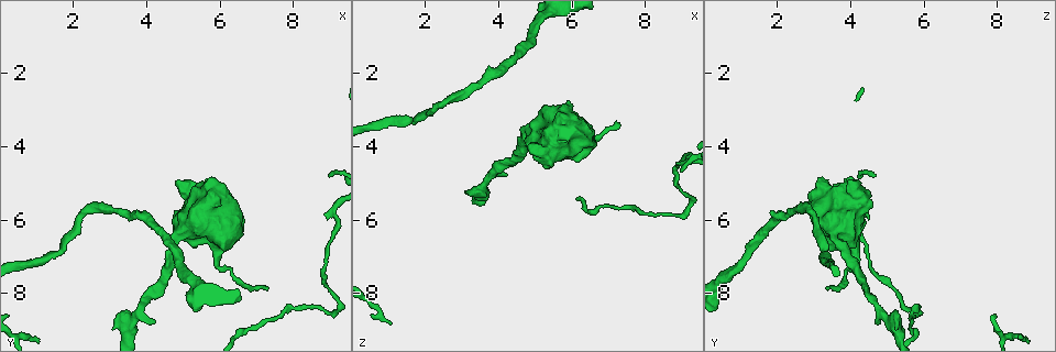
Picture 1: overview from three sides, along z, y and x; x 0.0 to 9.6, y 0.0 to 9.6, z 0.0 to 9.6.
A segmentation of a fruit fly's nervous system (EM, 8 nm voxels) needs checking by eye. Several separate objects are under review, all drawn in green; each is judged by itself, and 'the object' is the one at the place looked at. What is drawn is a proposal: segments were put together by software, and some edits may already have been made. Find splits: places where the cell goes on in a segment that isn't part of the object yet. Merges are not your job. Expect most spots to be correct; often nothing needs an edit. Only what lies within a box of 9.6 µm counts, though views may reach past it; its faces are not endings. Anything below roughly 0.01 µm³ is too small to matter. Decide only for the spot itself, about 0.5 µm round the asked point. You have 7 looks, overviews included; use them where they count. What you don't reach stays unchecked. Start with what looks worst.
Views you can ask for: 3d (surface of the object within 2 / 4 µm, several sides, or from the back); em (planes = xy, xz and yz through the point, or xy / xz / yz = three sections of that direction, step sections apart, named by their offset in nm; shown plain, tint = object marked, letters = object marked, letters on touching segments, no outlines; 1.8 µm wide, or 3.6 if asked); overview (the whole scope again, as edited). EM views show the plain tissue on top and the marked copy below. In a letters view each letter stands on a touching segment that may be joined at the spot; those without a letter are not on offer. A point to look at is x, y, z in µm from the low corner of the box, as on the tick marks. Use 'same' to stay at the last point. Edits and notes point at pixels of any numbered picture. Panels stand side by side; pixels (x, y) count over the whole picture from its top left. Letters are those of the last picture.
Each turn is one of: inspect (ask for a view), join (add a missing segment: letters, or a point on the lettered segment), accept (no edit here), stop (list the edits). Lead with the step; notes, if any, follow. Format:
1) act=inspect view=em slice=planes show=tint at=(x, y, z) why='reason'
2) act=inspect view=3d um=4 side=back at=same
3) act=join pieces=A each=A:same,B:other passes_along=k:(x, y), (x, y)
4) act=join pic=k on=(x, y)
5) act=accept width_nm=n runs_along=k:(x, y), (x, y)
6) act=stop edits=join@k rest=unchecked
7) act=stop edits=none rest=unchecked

act=inspect view=3d um=2 at=(7.35, 7.85, 3.35) why='tapers out'

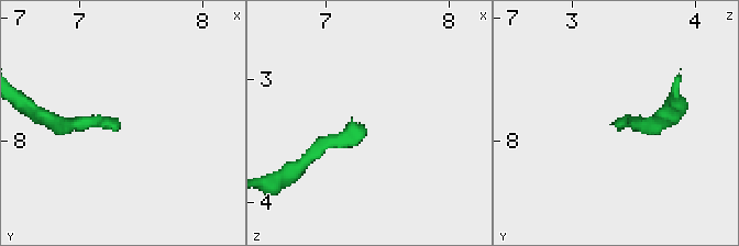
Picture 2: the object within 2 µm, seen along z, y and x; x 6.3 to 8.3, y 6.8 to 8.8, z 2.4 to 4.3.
act=inspect view=em slice=xz step=4 show=letters at=(7.32, 7.90, 3.40)

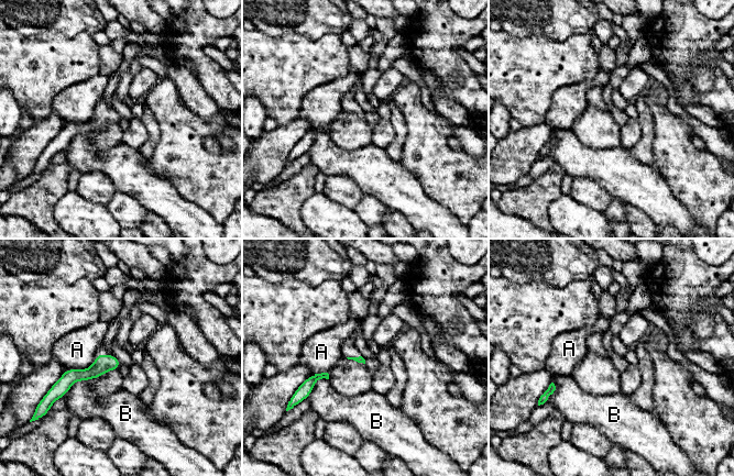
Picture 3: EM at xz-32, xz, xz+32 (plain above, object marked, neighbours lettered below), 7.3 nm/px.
act=accept each=A:other,B:other runs_along=3:(117, 363), (73, 375), (58, 387) found='no lettered segment goes on from it'

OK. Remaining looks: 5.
act=inspect view=3d um=4 at=(4.90, 5.00, 3.95) why='free end'

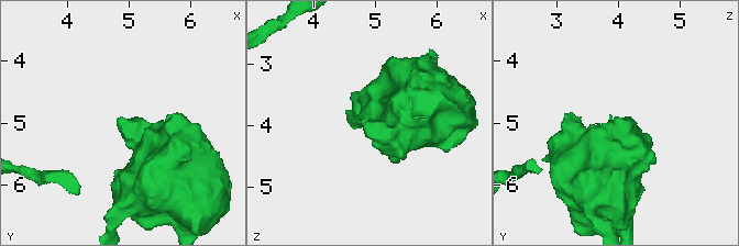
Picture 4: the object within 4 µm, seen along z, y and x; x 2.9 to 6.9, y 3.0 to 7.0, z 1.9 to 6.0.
act=inspect view=em slice=planes show=tint at=(4.90, 4.95, 3.90)

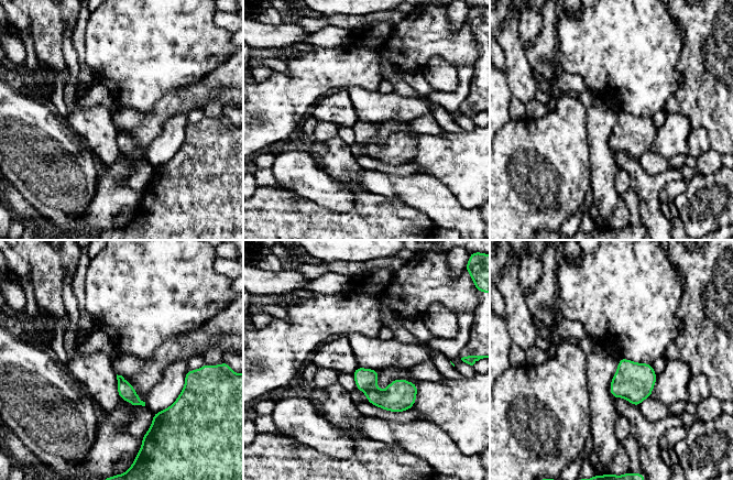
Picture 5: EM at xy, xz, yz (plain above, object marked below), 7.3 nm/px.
act=inspect view=em slice=planes show=letters at=same why='see the neighbours'

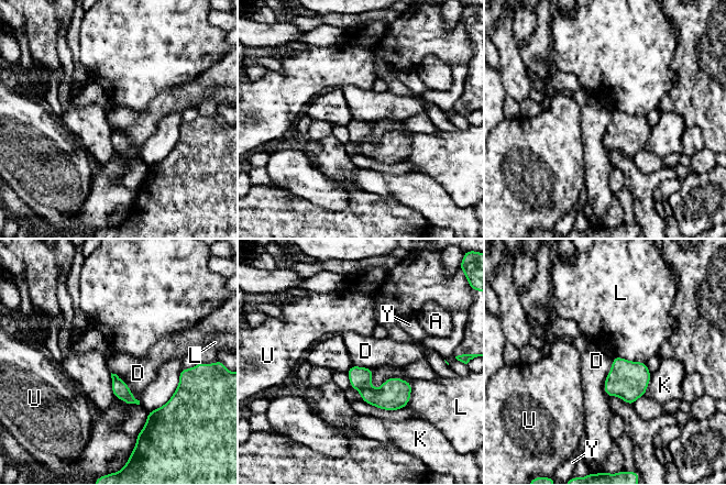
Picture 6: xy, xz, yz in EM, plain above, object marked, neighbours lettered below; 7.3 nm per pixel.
act=accept longest_contact=L:380nm each=A:other,D:other,K:other,L:other,U:other,Y:other found='no lettered segment goes on from it'

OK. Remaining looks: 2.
act=stop edits=none rest=unchecked

